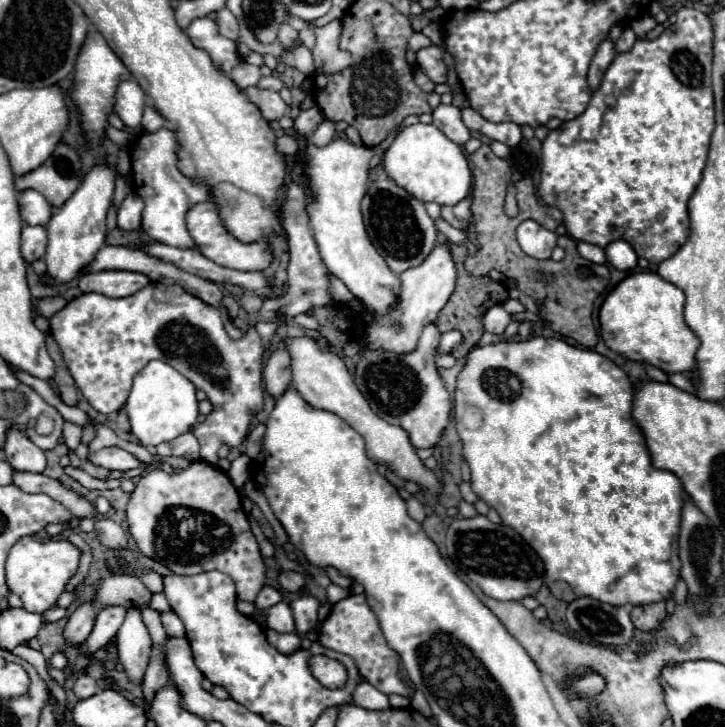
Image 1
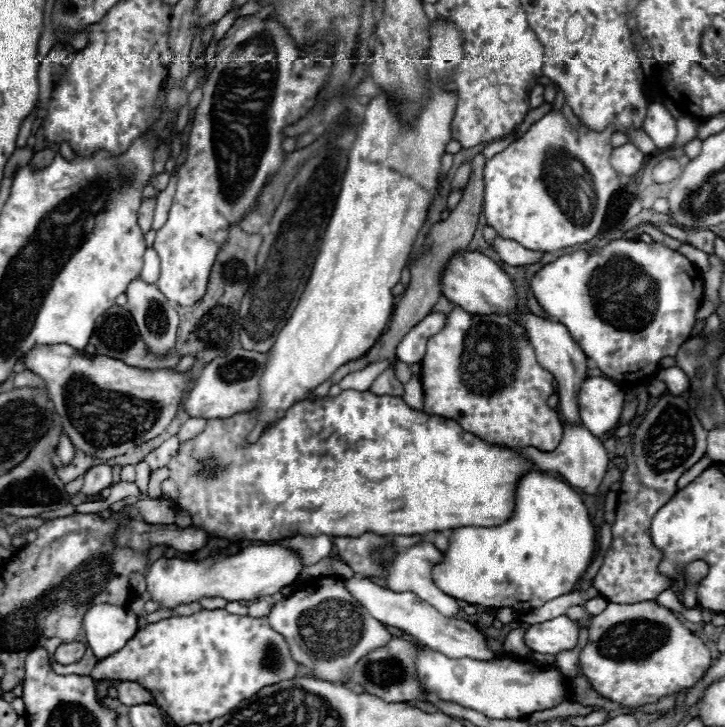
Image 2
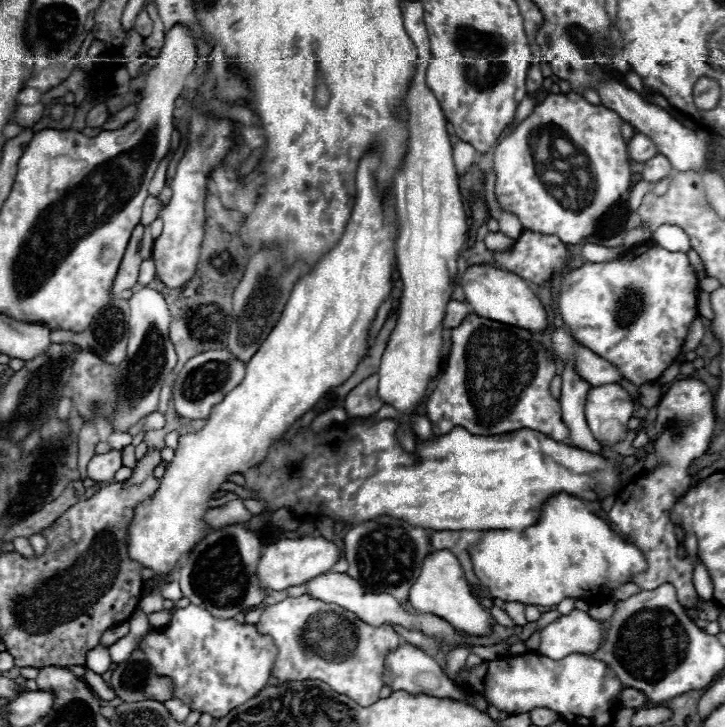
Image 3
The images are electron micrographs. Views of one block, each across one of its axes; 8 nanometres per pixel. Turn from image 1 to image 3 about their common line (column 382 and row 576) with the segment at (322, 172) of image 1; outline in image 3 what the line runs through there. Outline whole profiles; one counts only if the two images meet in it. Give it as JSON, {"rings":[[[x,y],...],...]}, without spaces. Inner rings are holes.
{"rings":[[[304,536],[298,540],[278,540],[276,544],[266,546],[260,562],[258,562],[258,580],[264,588],[284,590],[288,586],[302,584],[314,576],[330,572],[330,568],[340,560],[340,548],[336,542],[326,540],[322,536]]]}

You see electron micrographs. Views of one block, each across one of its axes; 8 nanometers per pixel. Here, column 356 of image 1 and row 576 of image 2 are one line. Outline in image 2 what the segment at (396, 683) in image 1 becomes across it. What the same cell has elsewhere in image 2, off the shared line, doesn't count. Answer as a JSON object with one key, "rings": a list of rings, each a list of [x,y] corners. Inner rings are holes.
{"rings":[[[662,394],[658,404],[644,416],[640,426],[634,428],[634,438],[632,438],[632,448],[630,448],[636,466],[628,466],[622,476],[622,486],[620,486],[620,496],[618,496],[618,506],[616,506],[616,522],[612,526],[612,544],[602,560],[602,566],[598,574],[594,576],[594,588],[610,602],[616,604],[634,604],[640,600],[654,600],[660,592],[672,588],[672,580],[664,574],[658,572],[658,564],[662,562],[664,554],[658,550],[652,542],[650,536],[650,522],[654,514],[678,492],[678,478],[694,466],[706,452],[706,430],[702,428],[700,420],[690,414],[690,406],[682,396],[672,396],[672,394]]]}

